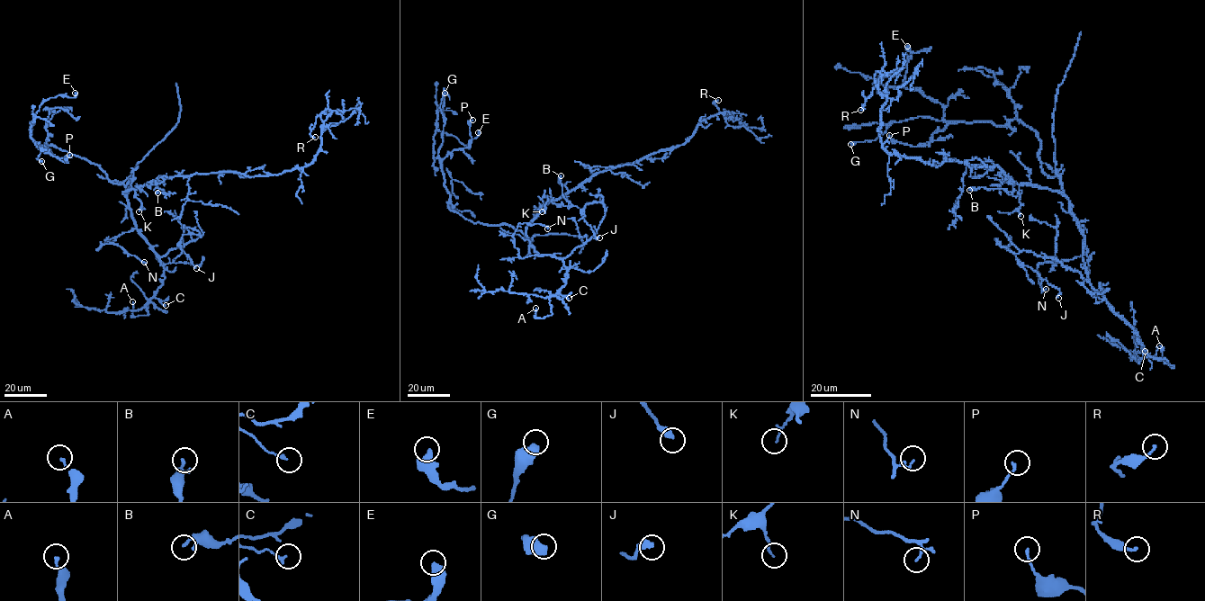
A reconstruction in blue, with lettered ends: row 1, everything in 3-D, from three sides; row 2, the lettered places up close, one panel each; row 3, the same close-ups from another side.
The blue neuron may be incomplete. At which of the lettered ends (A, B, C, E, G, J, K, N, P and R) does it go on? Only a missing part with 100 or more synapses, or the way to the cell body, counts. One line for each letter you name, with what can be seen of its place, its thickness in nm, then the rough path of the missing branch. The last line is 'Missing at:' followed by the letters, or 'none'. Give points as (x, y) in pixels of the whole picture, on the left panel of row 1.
Missing at: none

